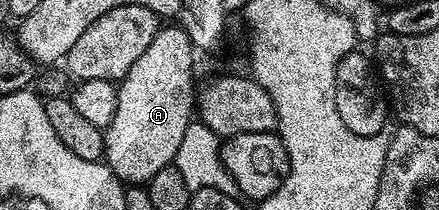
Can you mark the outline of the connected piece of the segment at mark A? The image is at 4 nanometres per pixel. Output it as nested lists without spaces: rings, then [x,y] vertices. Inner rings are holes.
[[[176,23],[165,24],[150,39],[150,47],[134,62],[134,67],[119,82],[116,94],[118,107],[114,107],[114,119],[104,130],[103,160],[111,167],[113,175],[132,187],[143,186],[162,167],[171,164],[176,157],[182,135],[194,120],[194,93],[192,97],[192,53],[194,46],[188,38],[188,30]]]

